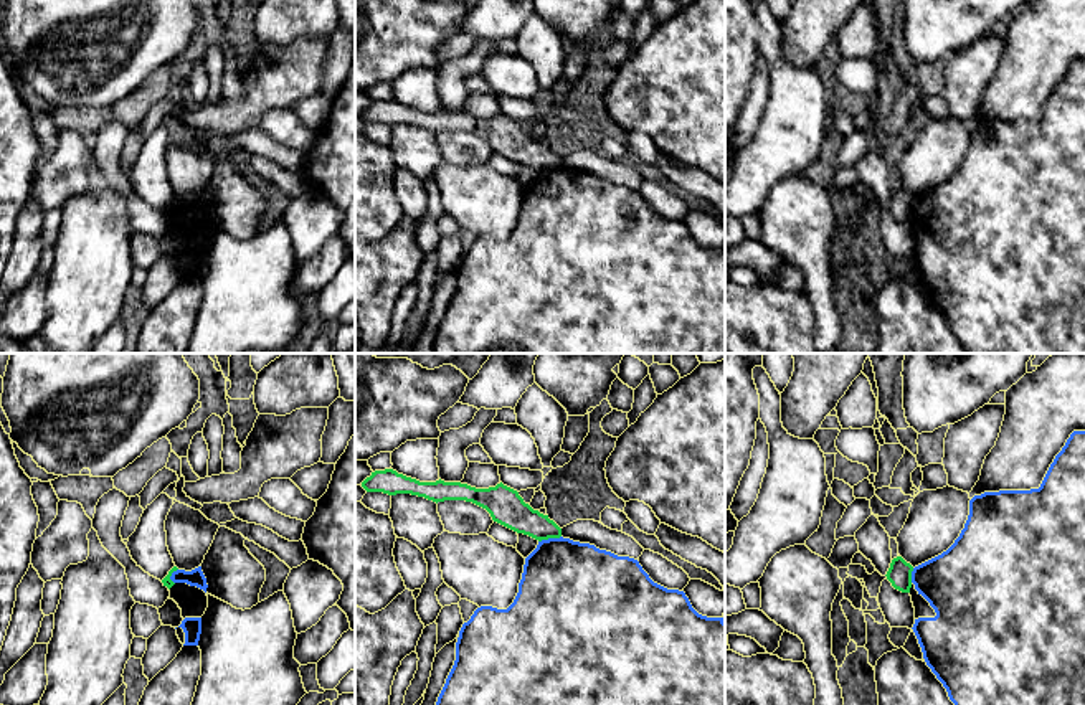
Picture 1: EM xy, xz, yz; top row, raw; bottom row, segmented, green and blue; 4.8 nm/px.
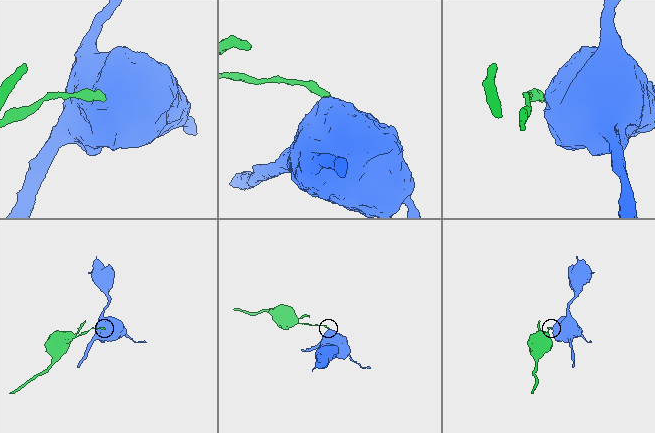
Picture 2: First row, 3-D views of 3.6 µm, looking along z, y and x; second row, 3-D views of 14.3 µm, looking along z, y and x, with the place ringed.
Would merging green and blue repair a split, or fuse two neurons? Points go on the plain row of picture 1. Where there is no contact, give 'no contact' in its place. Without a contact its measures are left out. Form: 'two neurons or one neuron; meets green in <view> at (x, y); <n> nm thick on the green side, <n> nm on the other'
two neurons; meets green in xz at (549, 167); 170 nm thick on the green side, 440 nm on the other

